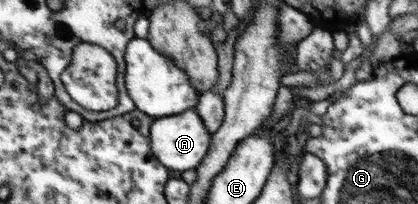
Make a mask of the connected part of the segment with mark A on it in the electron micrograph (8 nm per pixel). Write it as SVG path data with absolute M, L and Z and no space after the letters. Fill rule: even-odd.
M195 109L176 116L154 118L151 127L152 151L169 169L187 171L196 169L211 150L212 133Z

